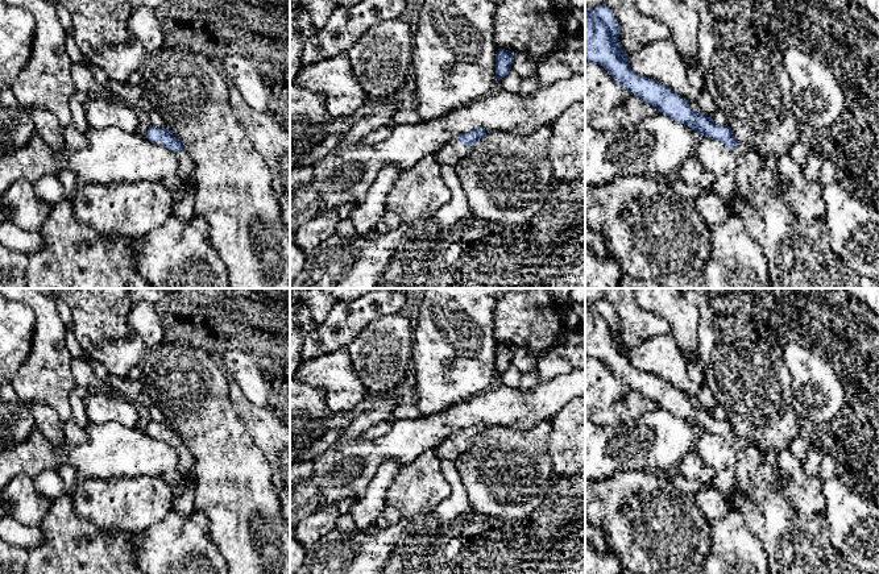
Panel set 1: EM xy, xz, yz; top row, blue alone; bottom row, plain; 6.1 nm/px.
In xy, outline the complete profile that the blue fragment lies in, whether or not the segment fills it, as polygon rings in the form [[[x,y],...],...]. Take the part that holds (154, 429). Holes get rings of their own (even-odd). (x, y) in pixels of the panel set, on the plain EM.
[[[150,420],[145,432],[150,437],[156,437],[167,442],[178,452],[179,462],[174,471],[181,475],[183,482],[178,486],[177,490],[173,490],[173,496],[177,498],[183,491],[183,487],[187,481],[194,477],[194,456],[186,445],[186,441],[182,434],[175,433],[173,427],[167,423],[156,423]]]

